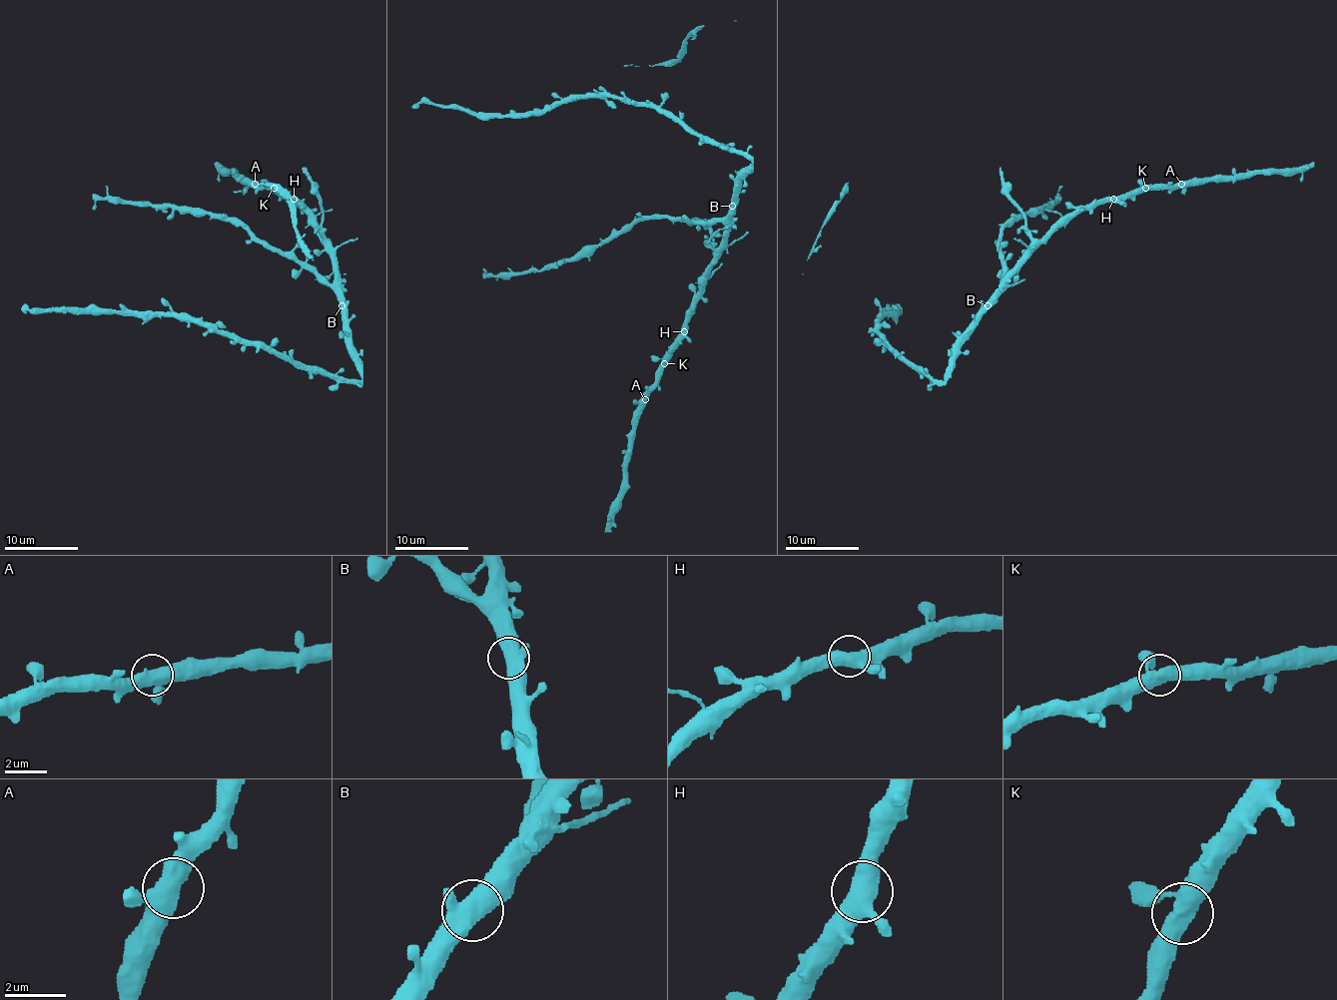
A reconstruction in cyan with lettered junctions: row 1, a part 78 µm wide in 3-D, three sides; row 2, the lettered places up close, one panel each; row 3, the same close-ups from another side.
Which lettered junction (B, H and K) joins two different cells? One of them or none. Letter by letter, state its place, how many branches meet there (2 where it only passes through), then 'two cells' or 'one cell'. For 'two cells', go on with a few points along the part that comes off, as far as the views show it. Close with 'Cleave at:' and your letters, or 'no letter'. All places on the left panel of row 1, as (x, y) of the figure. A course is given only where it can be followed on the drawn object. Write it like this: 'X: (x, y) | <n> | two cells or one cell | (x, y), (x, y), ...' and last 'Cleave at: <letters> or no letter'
B: (341, 305) | 3 | one cell
H: (294, 199) | 3 | one cell
K: (274, 188) | 3 | one cell
Cleave at: no letter

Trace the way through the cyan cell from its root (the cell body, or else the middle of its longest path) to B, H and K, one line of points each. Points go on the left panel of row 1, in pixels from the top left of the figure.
B: (345, 333), (345, 313), (341, 305)
H: (345, 333), (345, 300), (335, 257), (327, 249), (312, 219), (294, 199)
K: (345, 333), (345, 300), (335, 257), (327, 249), (312, 219), (294, 200), (273, 187)

